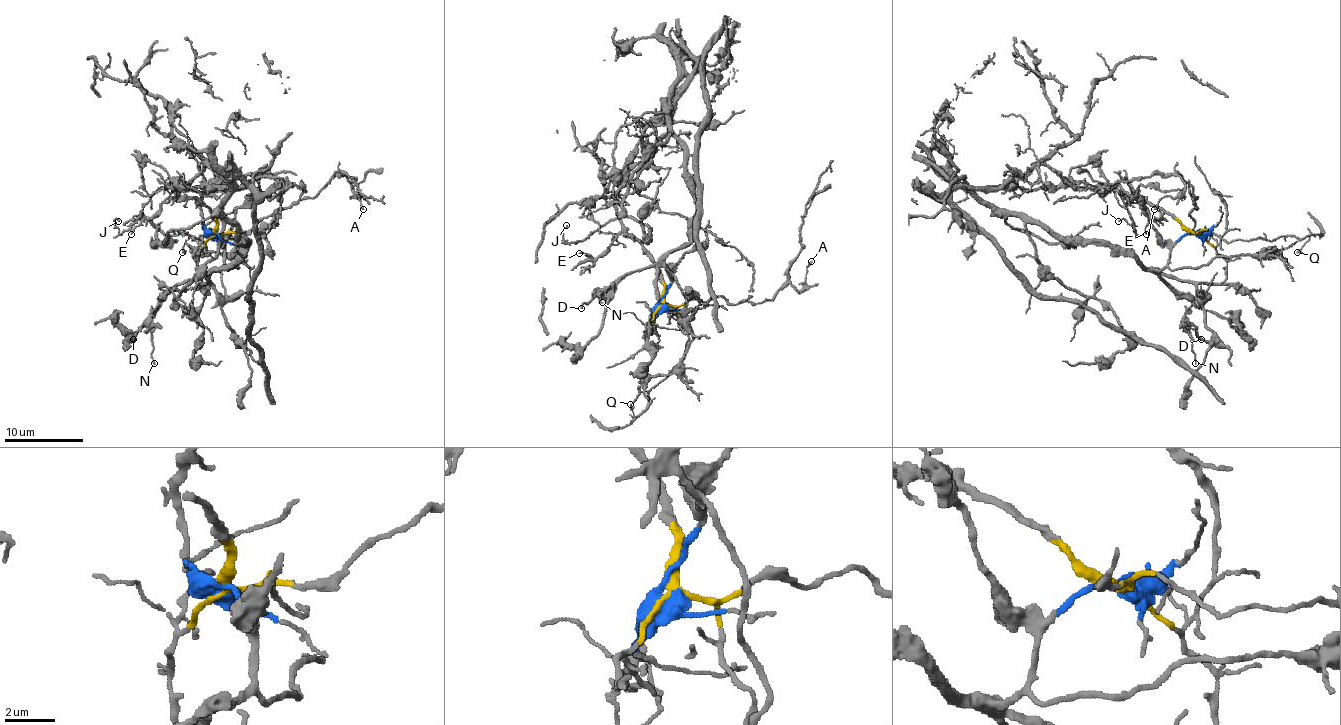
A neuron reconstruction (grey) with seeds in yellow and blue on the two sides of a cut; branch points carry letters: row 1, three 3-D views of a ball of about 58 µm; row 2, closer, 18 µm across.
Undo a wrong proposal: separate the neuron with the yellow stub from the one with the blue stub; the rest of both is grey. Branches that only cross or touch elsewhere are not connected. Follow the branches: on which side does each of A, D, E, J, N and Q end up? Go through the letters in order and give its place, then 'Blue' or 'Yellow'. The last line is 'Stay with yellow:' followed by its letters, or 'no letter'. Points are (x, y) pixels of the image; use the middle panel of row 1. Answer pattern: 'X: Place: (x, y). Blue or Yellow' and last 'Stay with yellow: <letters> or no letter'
A: Place: (811, 261). Yellow
D: Place: (581, 308). Blue
E: Place: (579, 253). Yellow
J: Place: (566, 225). Yellow
N: Place: (602, 302). Blue
Q: Place: (630, 404). Yellow
Stay with yellow: A, E, J, Q

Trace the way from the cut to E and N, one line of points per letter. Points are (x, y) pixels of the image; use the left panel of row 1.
E: (213, 233), (215, 215), (205, 205), (187, 198), (164, 202), (130, 233)
N: (213, 233), (223, 243), (223, 263), (215, 271), (180, 282), (150, 316), (154, 363)

